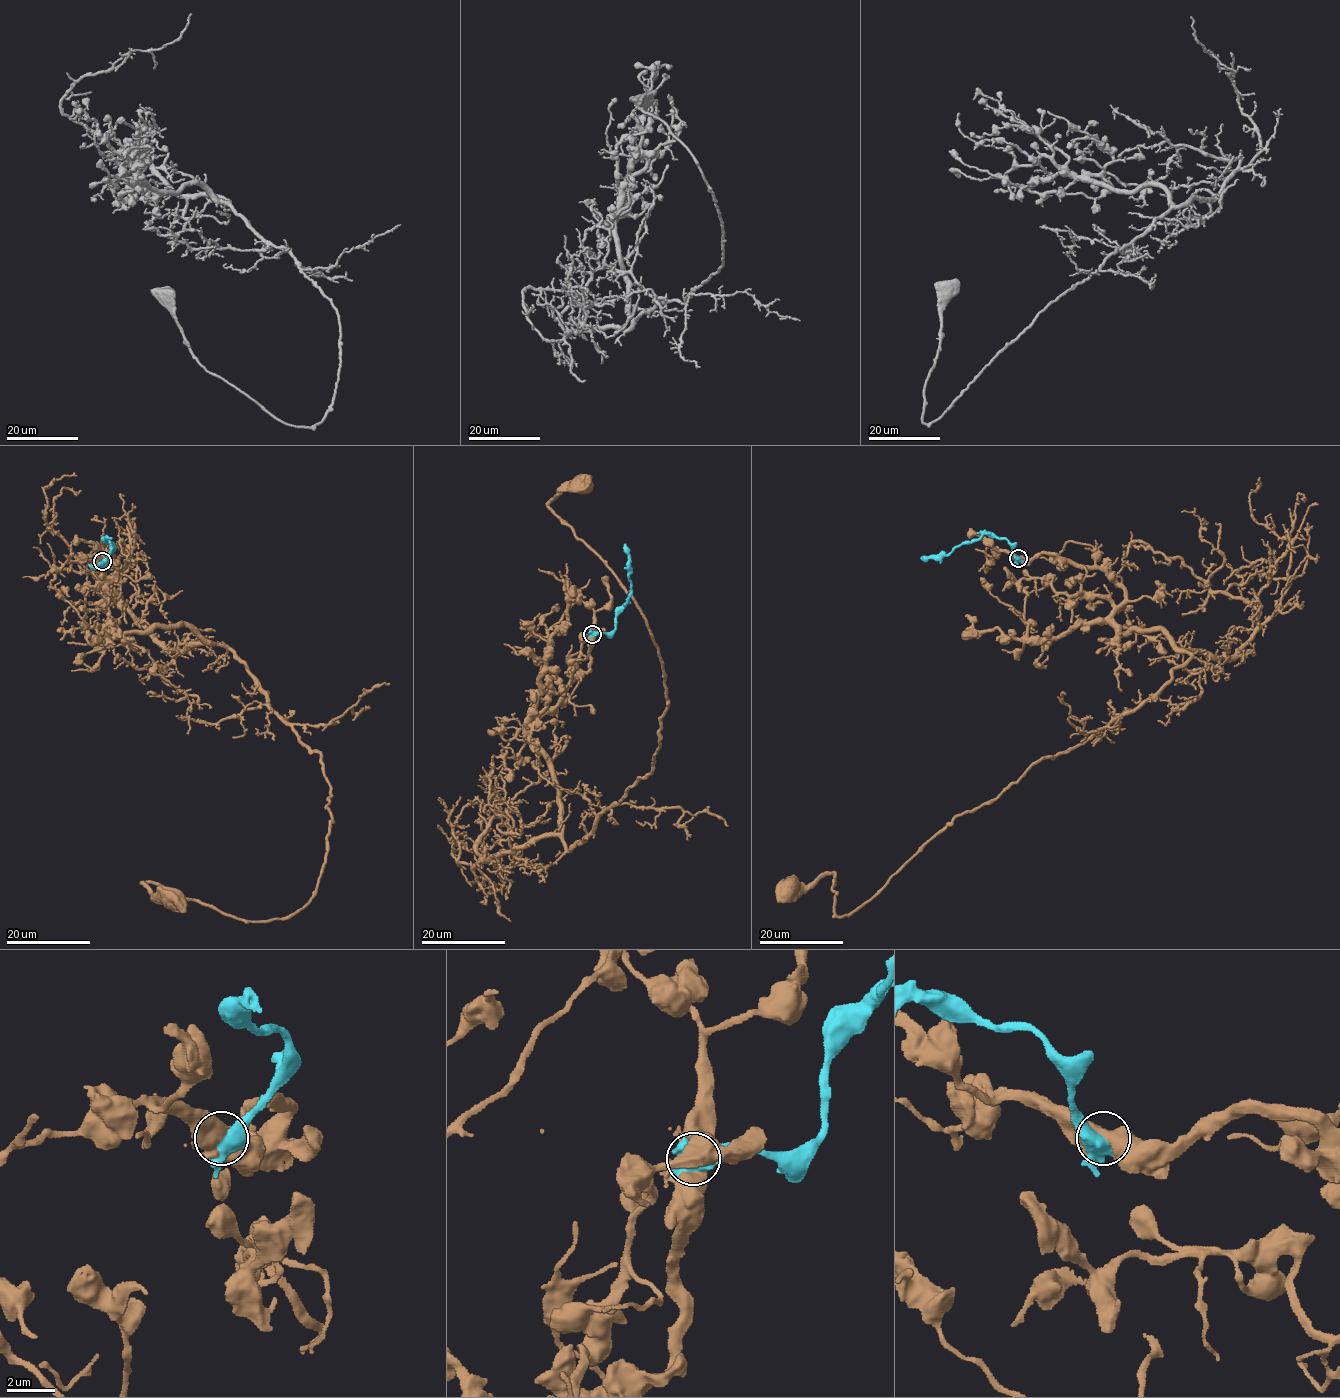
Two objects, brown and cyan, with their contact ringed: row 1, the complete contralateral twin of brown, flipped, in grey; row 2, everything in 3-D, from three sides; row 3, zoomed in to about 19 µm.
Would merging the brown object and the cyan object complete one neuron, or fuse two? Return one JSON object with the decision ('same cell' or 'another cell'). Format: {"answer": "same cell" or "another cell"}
{"answer": "another cell"}

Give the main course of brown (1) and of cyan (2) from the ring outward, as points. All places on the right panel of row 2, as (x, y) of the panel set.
1: (1019, 557), (1095, 566), (1124, 592), (1119, 633), (1166, 631), (1190, 657), (847, 915), (831, 873), (789, 886)
2: (1019, 558), (1006, 538), (983, 534), (956, 546), (946, 555), (922, 556)

